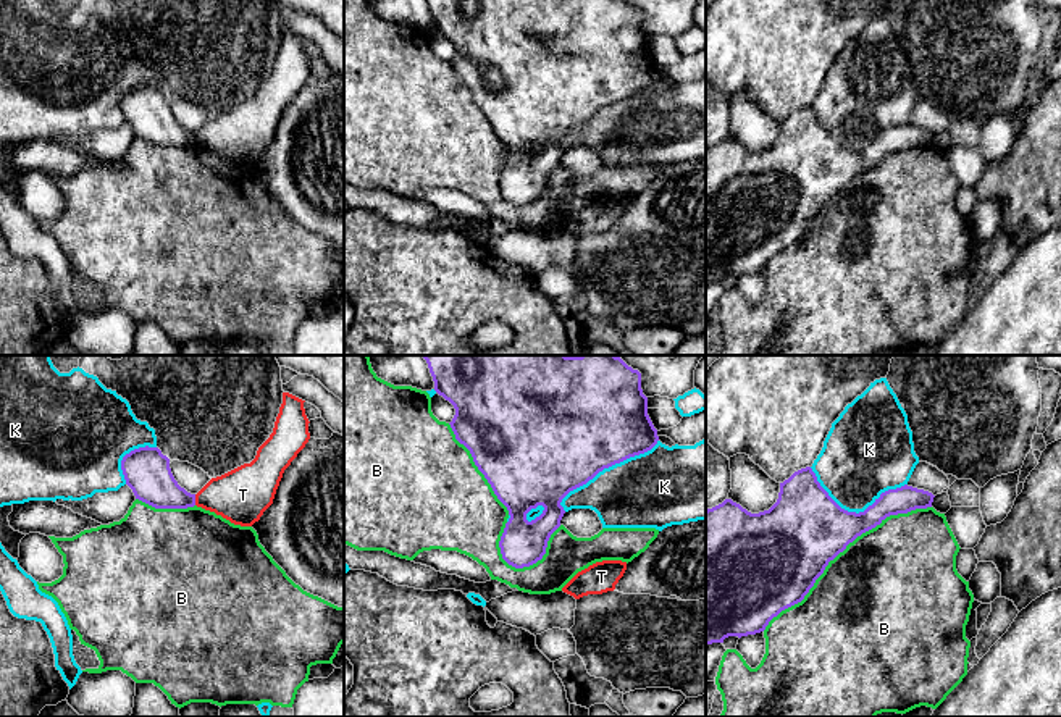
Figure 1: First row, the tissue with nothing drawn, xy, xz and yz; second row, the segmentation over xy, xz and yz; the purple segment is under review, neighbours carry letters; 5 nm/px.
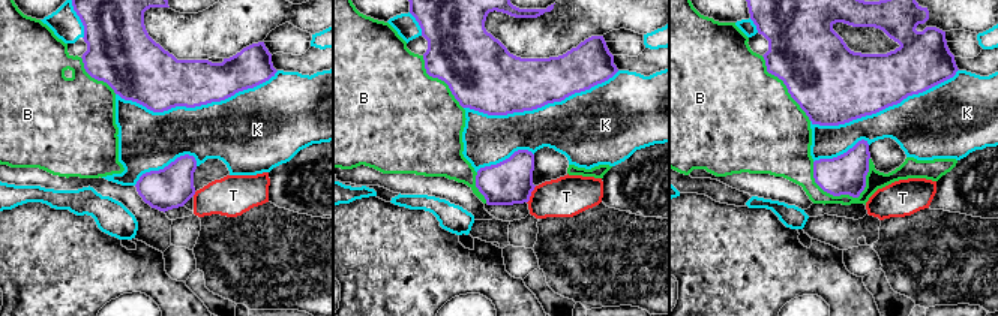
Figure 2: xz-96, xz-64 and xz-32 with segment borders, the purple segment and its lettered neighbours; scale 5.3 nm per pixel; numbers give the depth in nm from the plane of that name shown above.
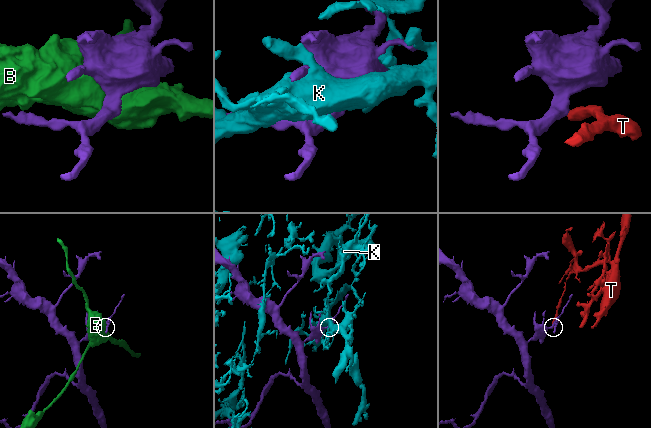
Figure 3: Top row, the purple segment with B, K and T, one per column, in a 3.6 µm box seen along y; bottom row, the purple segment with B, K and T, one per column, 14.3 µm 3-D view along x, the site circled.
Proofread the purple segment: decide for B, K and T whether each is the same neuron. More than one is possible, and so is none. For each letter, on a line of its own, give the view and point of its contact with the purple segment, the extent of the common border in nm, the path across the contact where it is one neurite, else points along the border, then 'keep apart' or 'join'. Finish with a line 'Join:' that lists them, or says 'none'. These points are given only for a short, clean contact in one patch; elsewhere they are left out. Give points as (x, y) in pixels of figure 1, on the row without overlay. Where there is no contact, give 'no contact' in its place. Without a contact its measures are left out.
B: yz (840, 189) | 1050 nm | keep apart
K: xz (606, 105) | 600 nm | keep apart
T: xy (194, 138) | 60 nm | along xy (194, 133), (196, 142) | keep apart
Join: none

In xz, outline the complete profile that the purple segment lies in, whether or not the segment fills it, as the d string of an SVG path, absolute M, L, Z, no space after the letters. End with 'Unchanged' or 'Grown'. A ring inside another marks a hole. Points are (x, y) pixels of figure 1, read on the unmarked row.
M426 0L434 29L449 39L455 53L449 61L478 108L509 149L509 160L499 179L502 197L523 207L546 192L551 173L565 152L562 137L586 123L599 110L630 95L651 89L657 68L648 53L648 36L641 27L641 11L625 0Z. Unchanged

